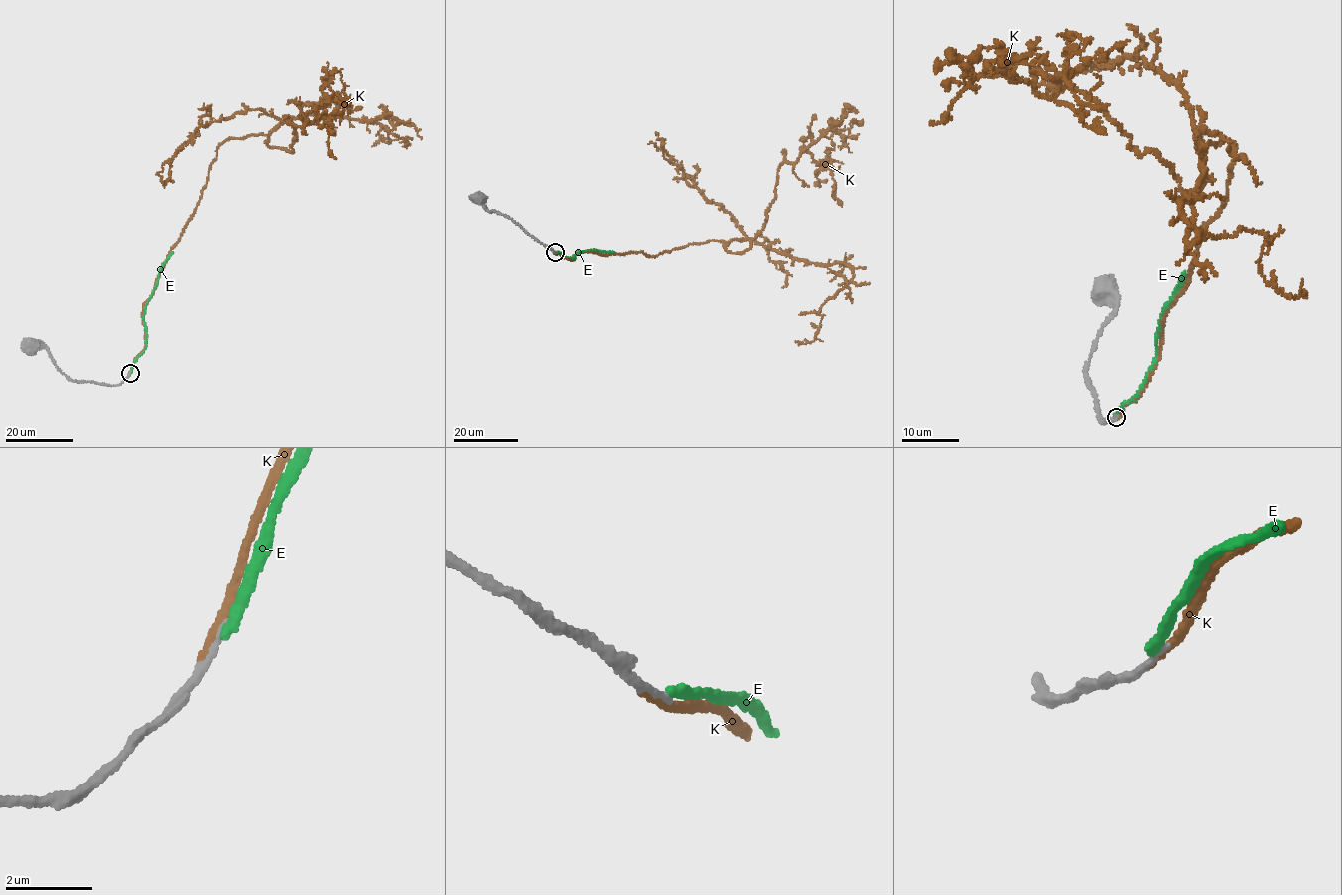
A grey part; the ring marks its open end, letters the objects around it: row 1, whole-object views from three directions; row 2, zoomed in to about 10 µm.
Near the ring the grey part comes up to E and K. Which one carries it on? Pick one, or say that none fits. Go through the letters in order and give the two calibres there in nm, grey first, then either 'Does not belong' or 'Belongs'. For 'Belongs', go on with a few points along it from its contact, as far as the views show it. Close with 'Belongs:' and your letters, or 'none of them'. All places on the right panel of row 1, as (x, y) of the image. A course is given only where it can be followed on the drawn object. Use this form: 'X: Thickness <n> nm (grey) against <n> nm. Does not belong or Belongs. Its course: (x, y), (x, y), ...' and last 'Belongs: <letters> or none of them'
E: Thickness 120 nm (grey) against 240 nm. Does not belong
K: Thickness 180 nm (grey) against 180 nm. Belongs. Its course: (1116, 417), (1234, 147), (1204, 146), (1188, 192), (1098, 102), (1038, 92), (1086, 40), (1067, 58)
Belongs: K

